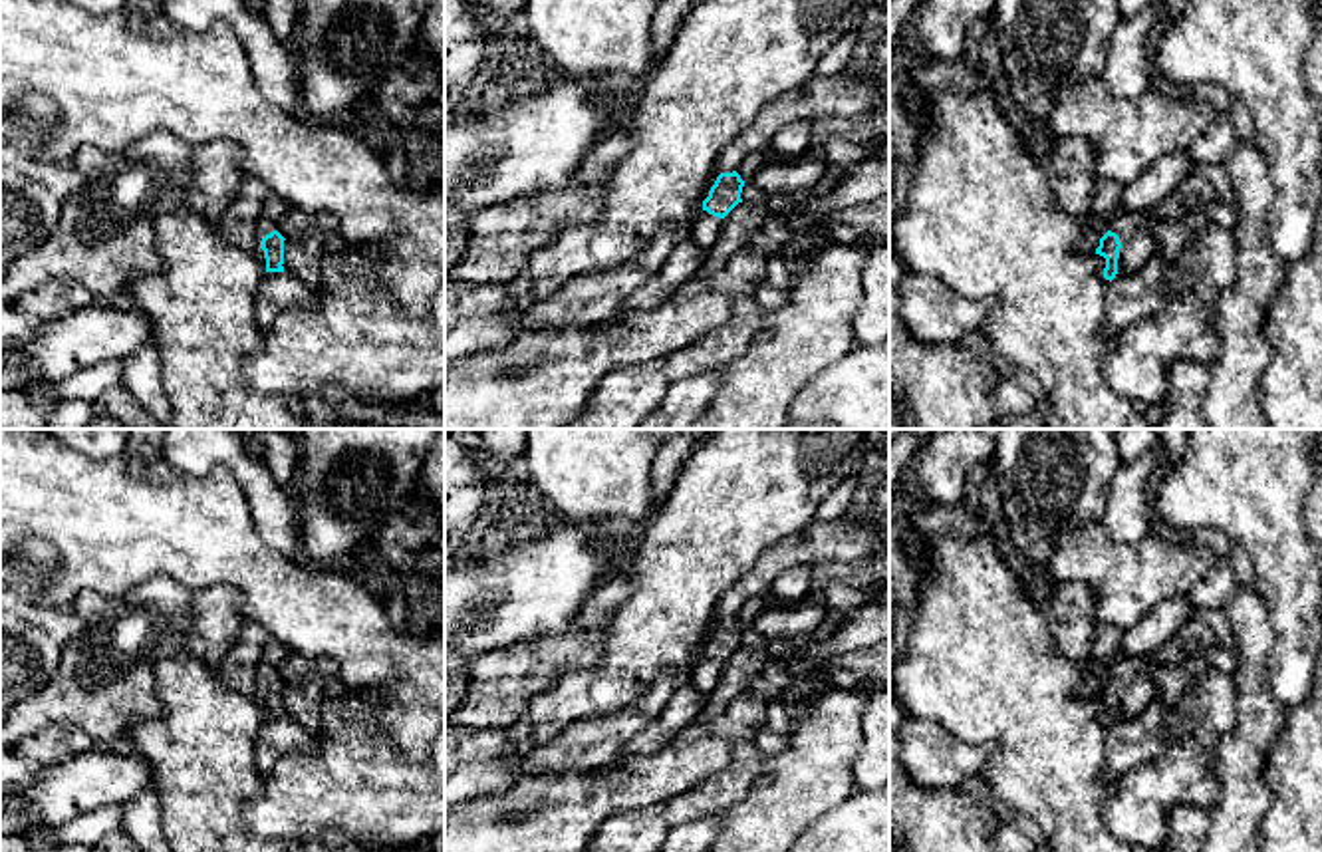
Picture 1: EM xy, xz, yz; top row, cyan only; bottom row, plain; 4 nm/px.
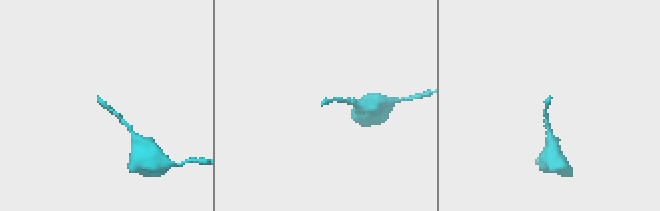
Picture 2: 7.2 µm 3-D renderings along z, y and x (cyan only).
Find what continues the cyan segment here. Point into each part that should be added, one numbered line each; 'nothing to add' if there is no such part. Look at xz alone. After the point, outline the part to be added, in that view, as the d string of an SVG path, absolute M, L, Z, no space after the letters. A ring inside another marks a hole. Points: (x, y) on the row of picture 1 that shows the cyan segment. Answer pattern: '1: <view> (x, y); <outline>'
1: xz (705, 229); M701 209L693 220L691 238L699 248L711 250L717 242L721 226L723 218L713 216Z

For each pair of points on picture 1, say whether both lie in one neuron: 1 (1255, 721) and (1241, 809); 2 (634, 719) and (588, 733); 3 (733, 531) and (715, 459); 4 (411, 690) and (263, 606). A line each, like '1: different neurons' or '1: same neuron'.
1: same neuron
2: same neuron
3: same neuron
4: same neuron

